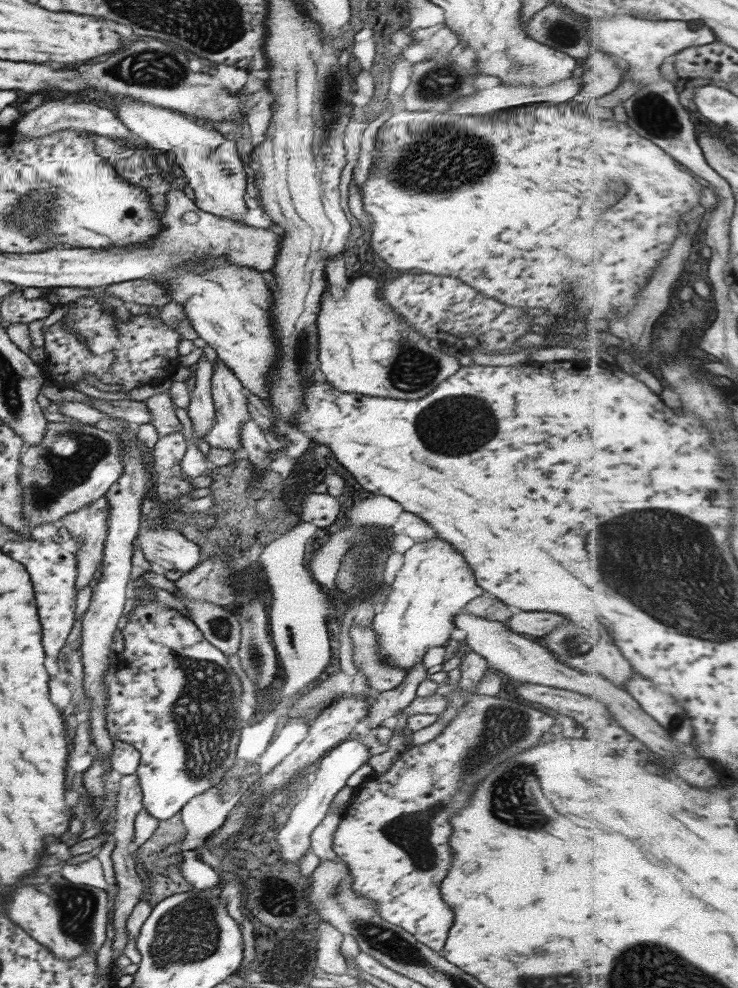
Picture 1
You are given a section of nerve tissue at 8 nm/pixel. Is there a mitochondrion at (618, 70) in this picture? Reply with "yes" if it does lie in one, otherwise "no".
no

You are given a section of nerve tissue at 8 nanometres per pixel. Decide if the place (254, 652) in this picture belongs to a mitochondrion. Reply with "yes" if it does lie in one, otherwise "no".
yes

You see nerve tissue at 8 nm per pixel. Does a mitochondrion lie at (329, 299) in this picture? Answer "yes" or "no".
no

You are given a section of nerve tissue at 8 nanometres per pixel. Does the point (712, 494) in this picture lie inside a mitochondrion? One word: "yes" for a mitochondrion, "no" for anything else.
yes

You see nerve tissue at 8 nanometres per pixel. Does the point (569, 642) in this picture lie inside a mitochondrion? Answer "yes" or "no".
yes

